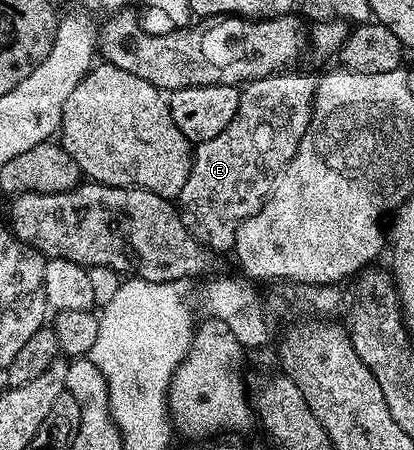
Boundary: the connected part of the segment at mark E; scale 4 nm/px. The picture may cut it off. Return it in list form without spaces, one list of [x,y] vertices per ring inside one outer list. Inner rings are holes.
[[[290,69],[283,74],[269,75],[260,81],[245,84],[241,88],[240,105],[236,117],[232,117],[232,125],[228,125],[224,133],[212,137],[212,141],[204,141],[193,148],[190,173],[188,181],[184,181],[180,207],[183,212],[190,211],[190,231],[211,252],[229,252],[233,248],[240,225],[262,210],[308,129],[314,115],[314,94],[318,89],[319,76],[297,75],[296,72]]]

